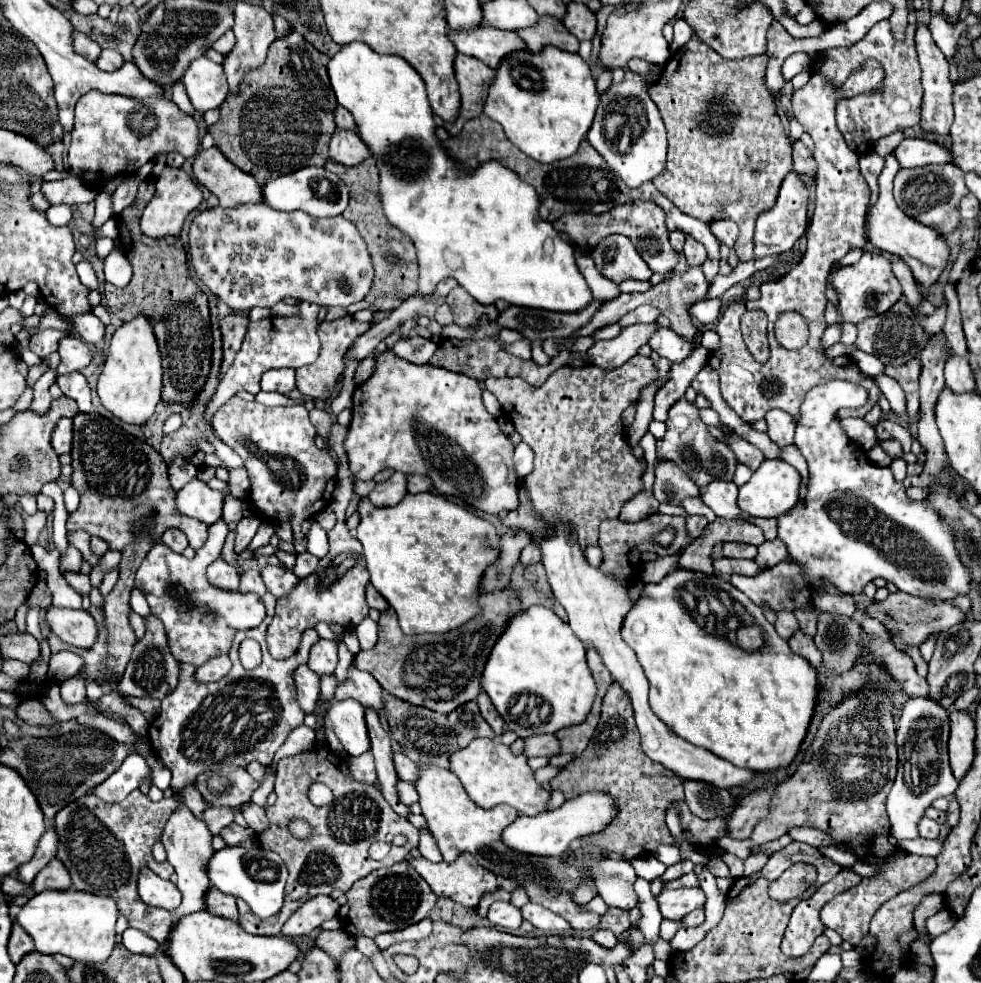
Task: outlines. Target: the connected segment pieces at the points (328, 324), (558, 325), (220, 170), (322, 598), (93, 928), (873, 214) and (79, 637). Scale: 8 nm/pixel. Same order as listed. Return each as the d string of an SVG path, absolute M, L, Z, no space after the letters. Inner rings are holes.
M346 315L342 319L336 319L336 321L322 321L318 325L318 337L320 337L320 343L322 343L322 349L320 349L320 357L312 363L312 365L304 365L300 369L296 369L296 383L298 383L298 391L310 399L320 399L320 401L326 401L332 397L334 393L334 387L338 383L338 379L342 377L342 371L344 371L344 355L350 347L350 343L362 335L364 331L368 331L368 323L360 323L356 321L352 315Z
M594 301L592 307L588 307L588 311L582 311L580 315L556 315L552 311L510 305L508 309L500 311L498 327L514 329L530 341L562 339L568 337L570 331L580 329L582 323L588 323L588 319L596 313L596 307L600 307L600 301Z
M218 147L202 149L194 161L194 177L206 189L210 189L222 207L238 207L246 203L260 203L262 191L252 175L232 167Z
M334 423L332 425L332 433L330 433L330 441L334 447L334 453L340 459L340 469L338 469L338 483L334 489L334 499L330 503L332 511L336 513L336 527L332 531L328 531L328 543L330 543L330 551L326 557L320 559L316 571L312 575L308 575L306 579L300 579L300 583L292 589L292 593L284 595L278 599L276 605L276 615L268 627L266 633L266 645L268 651L276 657L276 659L286 659L290 655L294 655L298 651L302 633L306 629L316 627L320 621L328 623L328 625L340 625L344 629L354 629L362 619L368 617L368 603L364 597L364 589L370 583L370 575L366 569L366 559L362 555L362 547L360 541L354 539L348 529L346 529L346 517L344 511L352 499L352 473L348 469L348 459L346 459L346 451L344 451L344 439L346 439L348 429Z
M44 891L34 895L16 915L16 921L32 937L36 951L44 955L62 953L80 963L104 963L114 949L114 925L118 909L114 899L84 895L80 891Z
M894 153L886 155L884 161L886 161L884 169L882 169L882 173L878 177L878 181L880 181L880 197L878 197L876 205L870 209L870 215L868 215L870 243L874 247L878 247L880 251L888 251L888 253L894 253L900 259L904 259L908 263L908 267L912 269L914 281L920 283L920 287L928 289L938 281L940 273L944 271L944 267L948 263L948 257L950 257L950 247L946 245L946 239L940 233L936 233L932 227L916 223L914 219L910 219L908 215L904 215L898 209L898 205L896 205L896 201L892 197L892 179L894 179L896 171L900 169L900 163L894 157Z
M58 609L48 611L50 629L68 645L90 649L98 639L98 623L84 609Z

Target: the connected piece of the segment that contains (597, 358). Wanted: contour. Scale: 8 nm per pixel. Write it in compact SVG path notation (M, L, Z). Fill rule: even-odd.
M630 325L624 327L622 333L610 341L596 341L588 357L600 369L610 371L612 367L622 367L630 357L638 353L638 347L648 343L648 335L656 331L656 325Z

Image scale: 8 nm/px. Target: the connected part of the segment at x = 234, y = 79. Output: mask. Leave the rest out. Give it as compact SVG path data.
M236 3L234 9L236 9L234 11L236 13L234 33L236 33L238 43L236 43L234 51L224 61L224 73L228 77L230 91L234 95L238 95L238 89L240 89L240 83L242 83L244 75L248 71L254 71L254 69L258 69L258 67L264 65L266 51L272 45L272 41L276 39L276 29L274 29L274 23L272 23L272 15L268 11L264 11L262 7L256 7L256 5L250 5L250 3Z

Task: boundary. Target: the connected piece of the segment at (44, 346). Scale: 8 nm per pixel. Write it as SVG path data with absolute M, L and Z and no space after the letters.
M44 329L44 331L36 333L36 335L32 335L30 349L34 353L38 353L40 357L44 357L44 353L52 353L52 351L58 349L58 343L60 343L60 339L64 335L68 335L68 333L66 331L58 331L58 329Z

